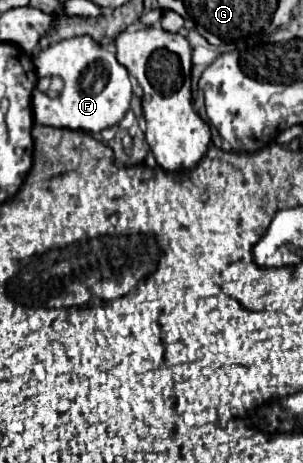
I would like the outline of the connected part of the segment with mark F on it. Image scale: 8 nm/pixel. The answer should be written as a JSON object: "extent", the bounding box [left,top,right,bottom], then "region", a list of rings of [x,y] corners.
{"extent":[33,37,131,135],"region":[[[71,37],[49,45],[33,55],[39,77],[61,77],[63,91],[51,99],[43,93],[33,93],[33,117],[39,125],[57,129],[81,129],[91,135],[107,127],[119,125],[131,103],[131,81],[127,69],[115,59],[115,53],[97,45],[93,37]]]}

